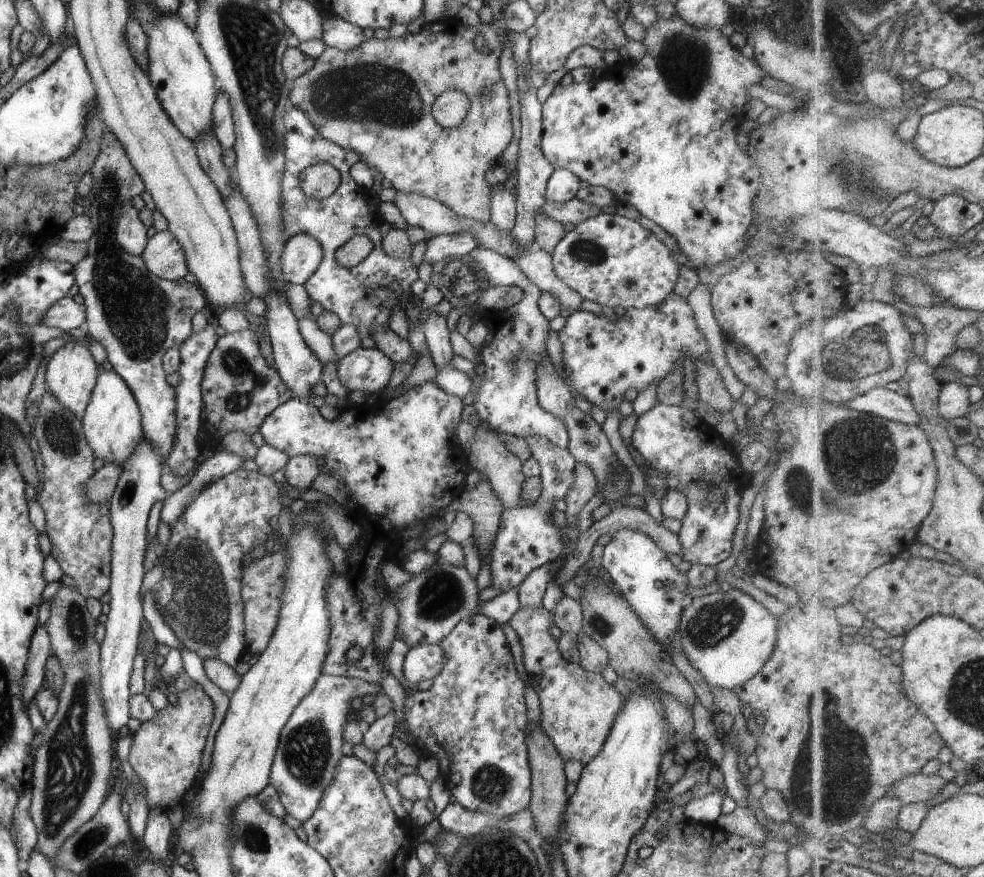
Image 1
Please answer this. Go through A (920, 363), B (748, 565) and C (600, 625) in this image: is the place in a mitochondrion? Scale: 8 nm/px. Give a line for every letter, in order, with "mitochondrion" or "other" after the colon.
A: other
B: other
C: mitochondrion

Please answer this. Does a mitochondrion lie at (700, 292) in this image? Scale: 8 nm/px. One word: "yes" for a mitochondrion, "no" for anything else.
no

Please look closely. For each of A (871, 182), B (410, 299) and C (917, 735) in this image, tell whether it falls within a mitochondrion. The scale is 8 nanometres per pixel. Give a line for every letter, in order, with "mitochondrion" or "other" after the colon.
A: mitochondrion
B: other
C: other

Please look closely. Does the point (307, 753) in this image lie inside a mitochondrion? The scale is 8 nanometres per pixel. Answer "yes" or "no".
yes

